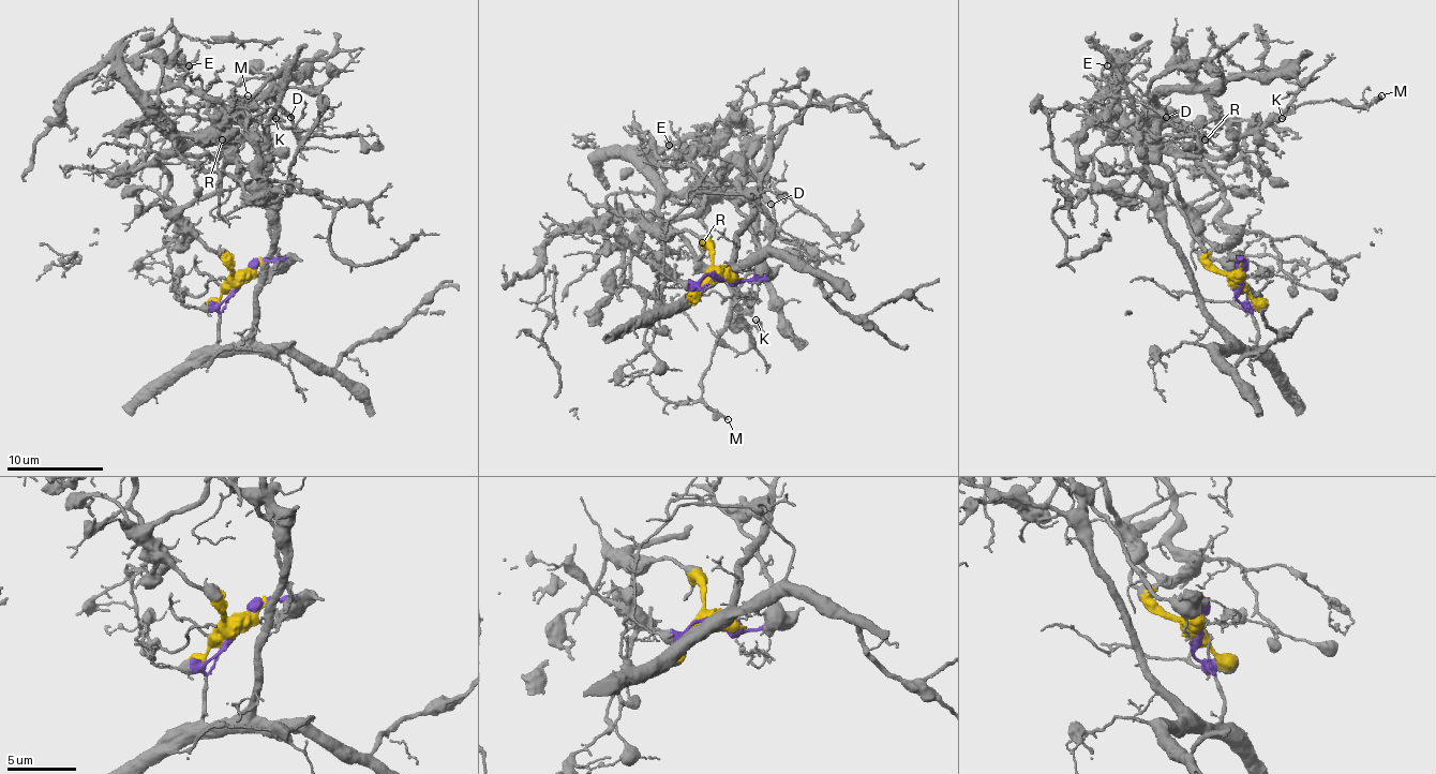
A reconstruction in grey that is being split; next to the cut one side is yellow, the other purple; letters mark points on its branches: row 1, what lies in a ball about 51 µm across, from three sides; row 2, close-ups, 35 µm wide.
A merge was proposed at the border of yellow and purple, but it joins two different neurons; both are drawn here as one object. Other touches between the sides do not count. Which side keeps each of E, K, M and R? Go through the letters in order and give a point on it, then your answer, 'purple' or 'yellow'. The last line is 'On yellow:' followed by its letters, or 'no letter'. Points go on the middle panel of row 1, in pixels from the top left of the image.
E: (669, 145) | yellow
K: (756, 319) | yellow
M: (728, 419) | yellow
R: (702, 242) | yellow
On yellow: E, K, M, R

